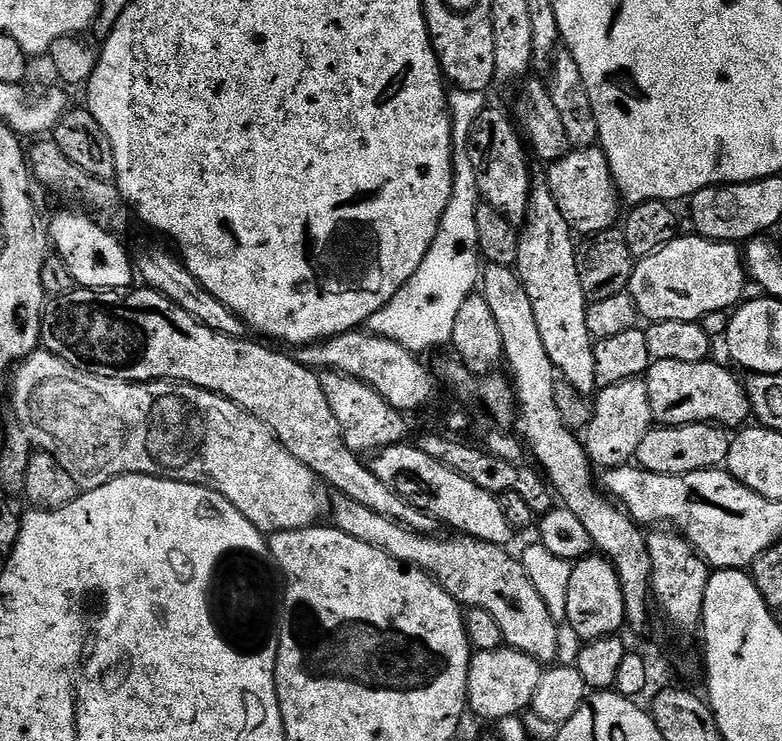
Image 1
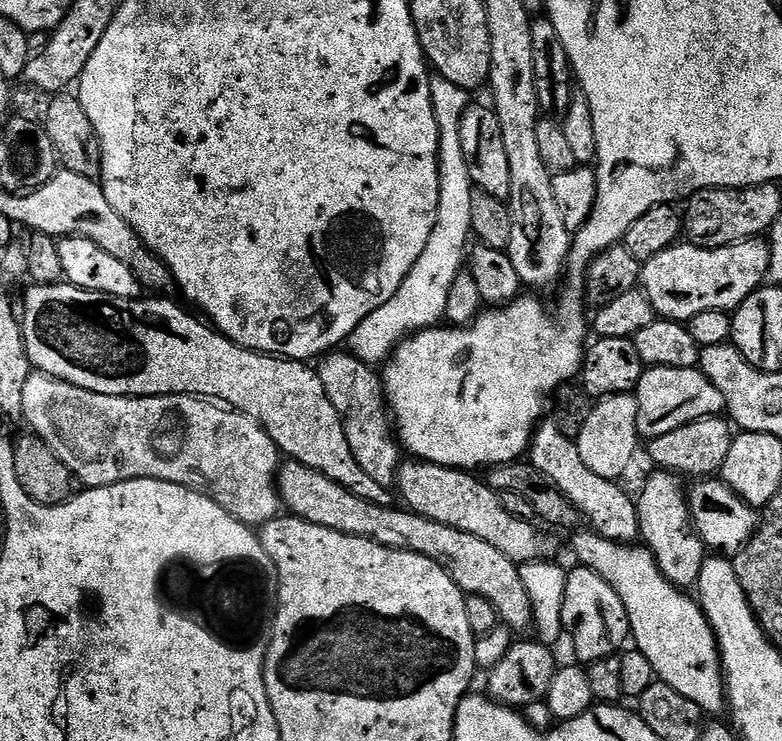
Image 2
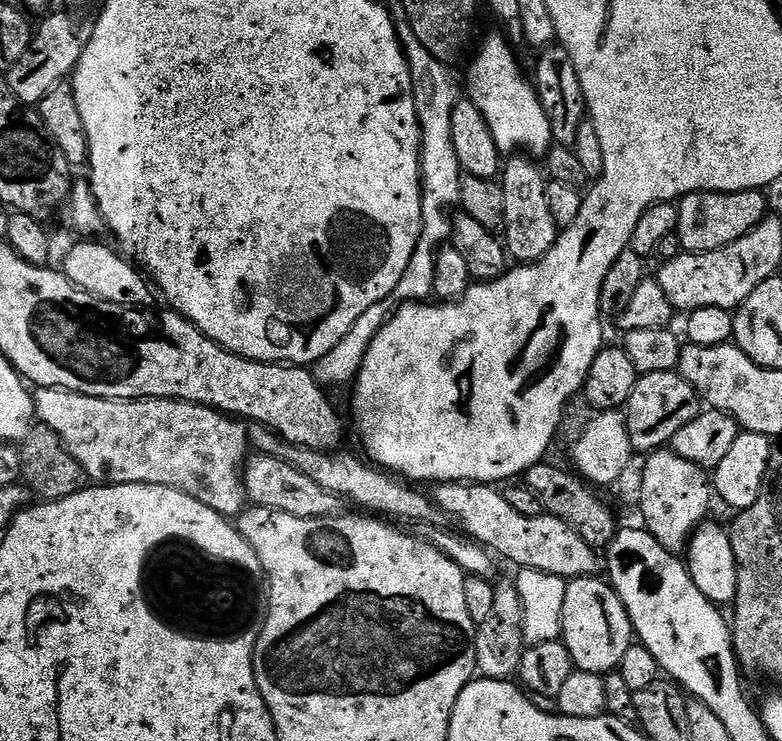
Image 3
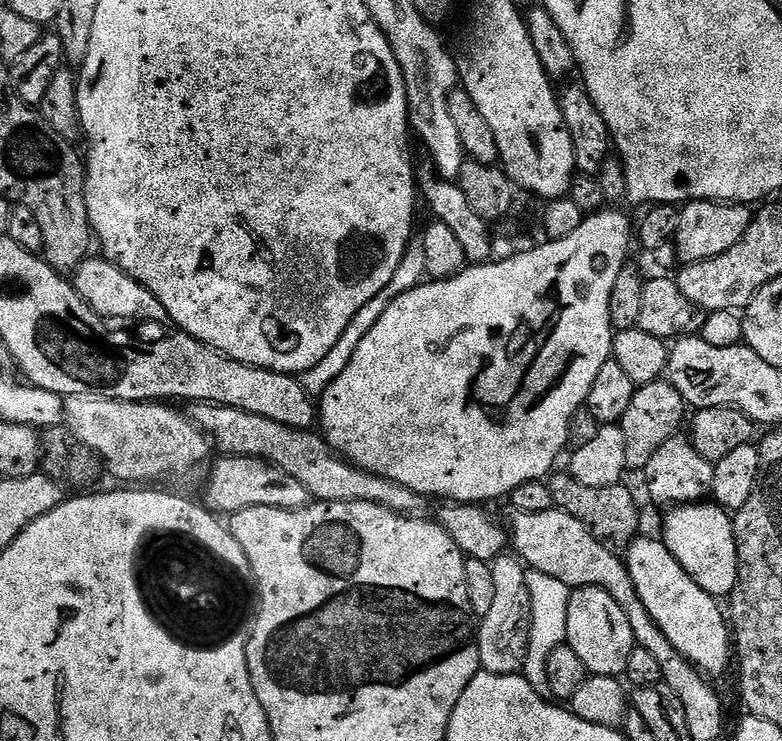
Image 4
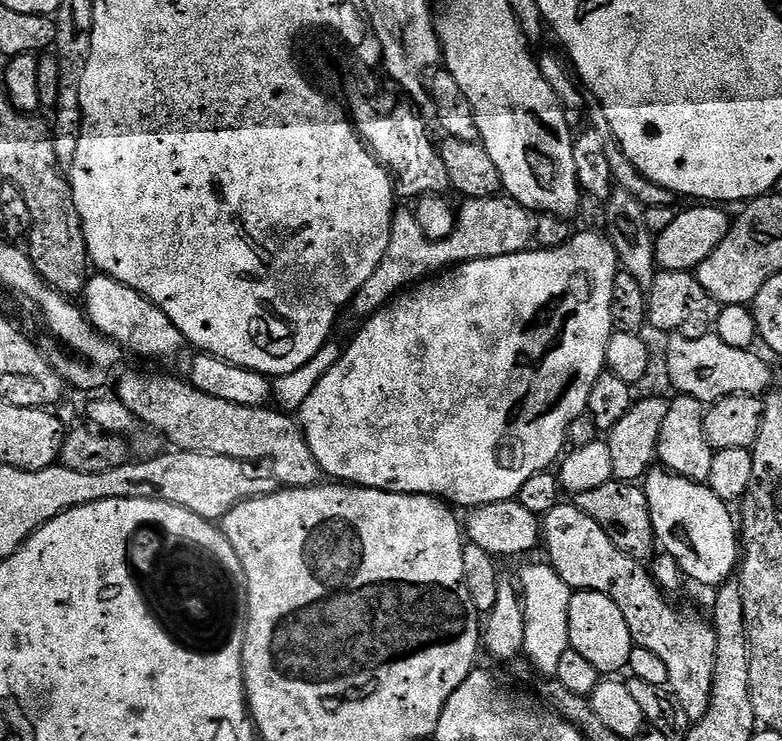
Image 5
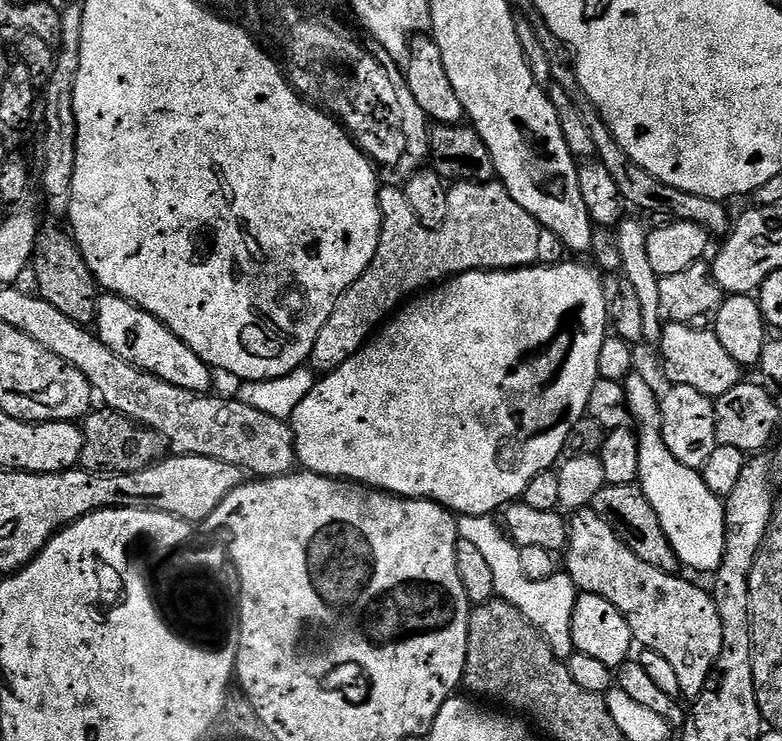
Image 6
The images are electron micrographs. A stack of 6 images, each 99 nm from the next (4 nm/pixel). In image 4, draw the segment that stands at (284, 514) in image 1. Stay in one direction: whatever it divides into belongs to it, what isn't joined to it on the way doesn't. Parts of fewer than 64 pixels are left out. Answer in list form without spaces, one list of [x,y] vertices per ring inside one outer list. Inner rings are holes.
[[[74,394],[67,397],[64,401],[64,415],[66,417],[67,427],[84,443],[86,446],[90,446],[90,450],[100,459],[104,459],[104,464],[108,467],[108,472],[116,480],[125,480],[125,485],[128,486],[144,486],[147,480],[180,480],[183,476],[188,476],[191,472],[196,472],[204,463],[207,465],[208,460],[208,448],[210,449],[210,441],[187,415],[184,416],[180,412],[175,412],[175,407],[169,406],[164,402],[137,402],[134,400],[111,400],[105,396],[95,396],[94,394]]]

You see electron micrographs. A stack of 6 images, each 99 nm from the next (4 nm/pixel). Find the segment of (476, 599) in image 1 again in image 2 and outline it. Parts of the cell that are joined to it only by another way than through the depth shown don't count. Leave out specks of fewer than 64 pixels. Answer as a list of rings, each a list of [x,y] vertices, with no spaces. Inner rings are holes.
[[[285,459],[281,463],[276,474],[276,489],[280,492],[281,505],[300,520],[338,530],[342,534],[361,536],[387,548],[422,554],[438,562],[438,566],[442,566],[442,570],[454,578],[465,594],[481,596],[493,604],[501,621],[513,633],[524,632],[527,628],[529,631],[533,627],[530,594],[526,594],[526,586],[522,586],[518,565],[506,558],[502,550],[494,550],[490,542],[482,542],[482,538],[474,538],[474,534],[466,534],[466,530],[454,530],[454,526],[442,526],[442,522],[422,518],[404,506],[387,508],[366,502],[366,498],[358,498],[358,494],[350,494],[350,490],[338,482],[326,478],[324,472],[300,464],[297,460]]]

